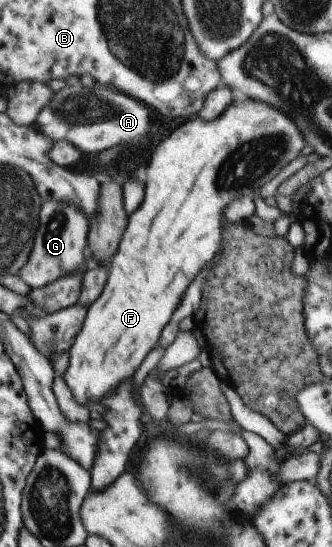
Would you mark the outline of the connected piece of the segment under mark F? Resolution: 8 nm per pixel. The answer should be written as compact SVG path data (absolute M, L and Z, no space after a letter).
M236 98L213 121L185 120L151 155L147 169L147 187L141 207L129 217L129 225L121 239L121 245L111 261L111 271L101 297L89 307L81 333L77 335L69 351L69 367L63 373L75 401L87 405L89 401L101 401L115 391L121 383L133 377L147 353L157 343L163 327L169 323L177 303L189 283L209 263L215 261L222 249L224 212L233 199L253 197L265 183L295 161L304 149L305 139L285 111L261 103L255 99Z

